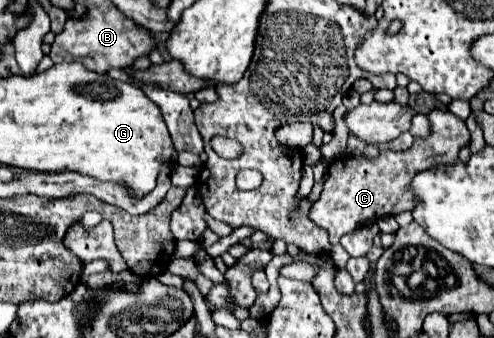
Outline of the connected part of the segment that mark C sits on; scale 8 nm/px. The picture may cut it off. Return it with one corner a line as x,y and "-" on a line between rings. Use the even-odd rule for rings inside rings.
432,110
428,118
432,122
430,138
416,140
406,152
382,150
376,158
344,156
328,166
322,194
314,202
314,208
310,208
310,220
328,232
330,244
338,244
344,234
352,232
362,222
414,210
414,192
410,192
410,180
426,168
436,168
438,164
456,164
460,148
470,142
466,122
448,110

